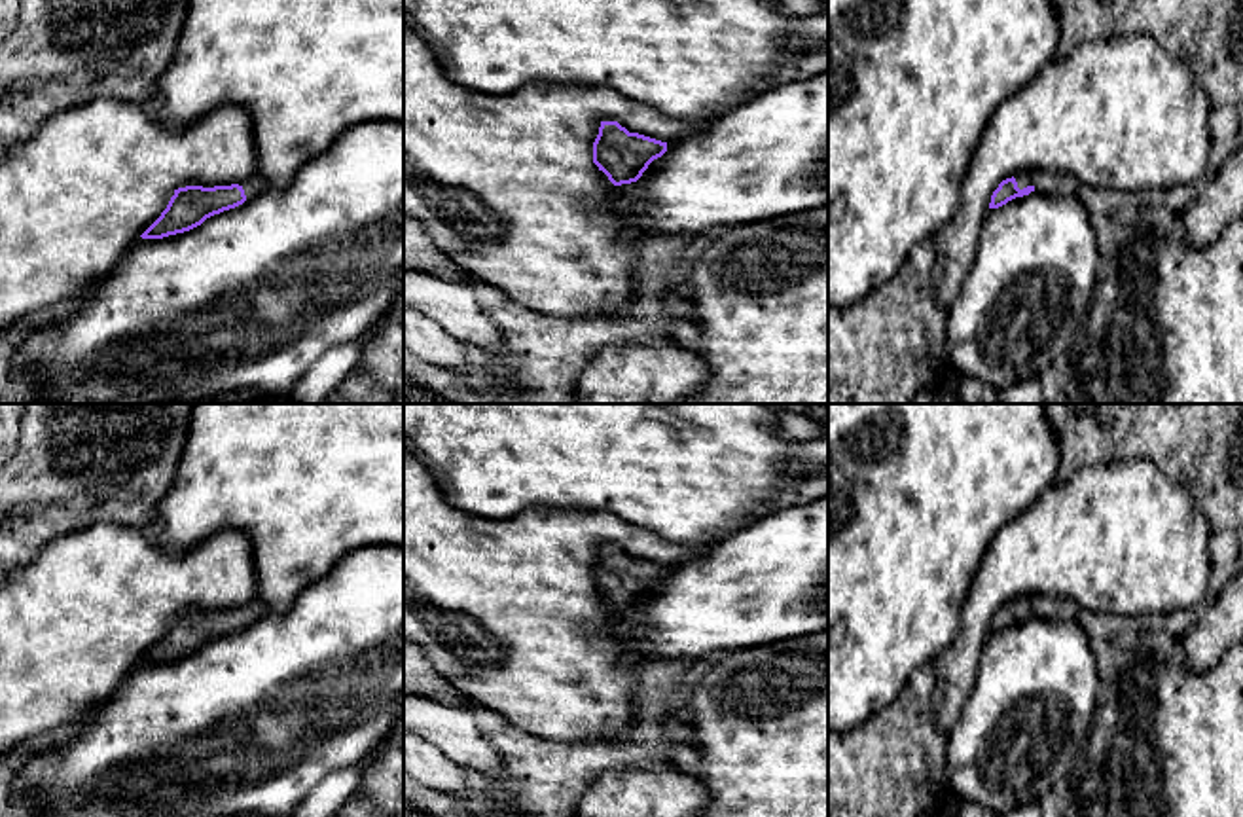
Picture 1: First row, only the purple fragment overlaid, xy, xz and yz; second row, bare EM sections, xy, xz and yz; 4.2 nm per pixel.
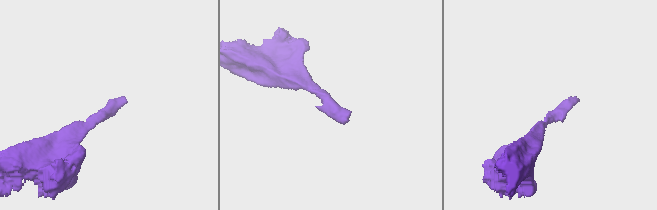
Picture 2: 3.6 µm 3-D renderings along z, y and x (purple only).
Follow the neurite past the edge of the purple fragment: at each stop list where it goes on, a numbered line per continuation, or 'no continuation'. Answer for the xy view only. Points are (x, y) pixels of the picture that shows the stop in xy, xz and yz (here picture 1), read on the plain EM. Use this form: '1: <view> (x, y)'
1: xy (254, 609)

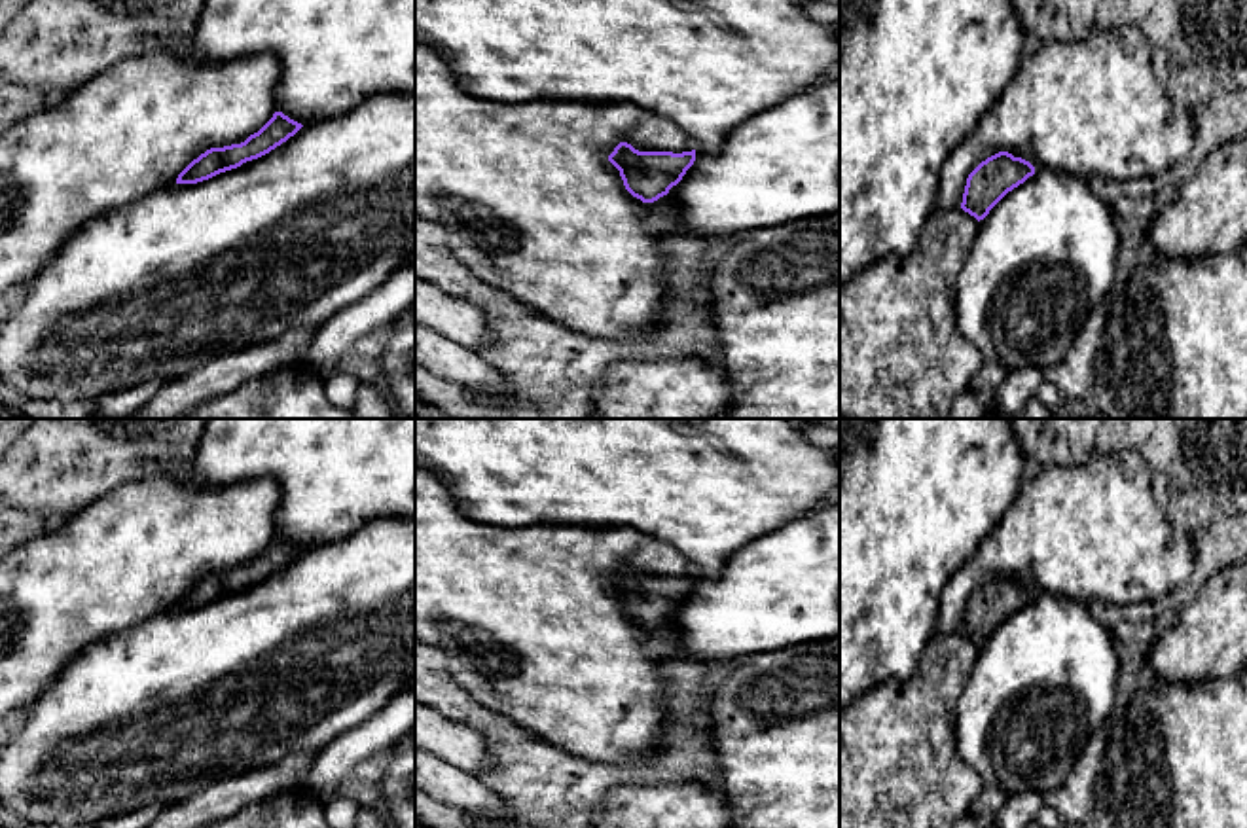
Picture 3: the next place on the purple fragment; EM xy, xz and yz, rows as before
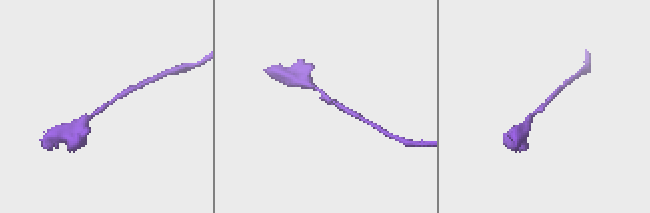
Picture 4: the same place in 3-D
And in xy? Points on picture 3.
no continuation

